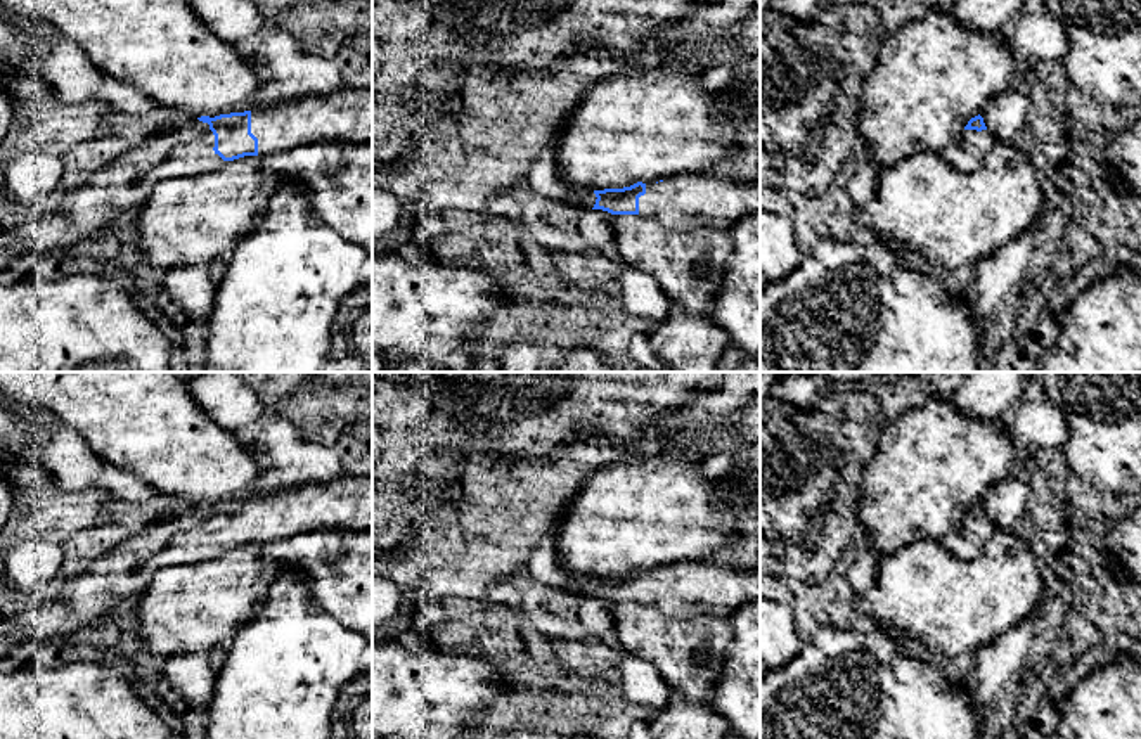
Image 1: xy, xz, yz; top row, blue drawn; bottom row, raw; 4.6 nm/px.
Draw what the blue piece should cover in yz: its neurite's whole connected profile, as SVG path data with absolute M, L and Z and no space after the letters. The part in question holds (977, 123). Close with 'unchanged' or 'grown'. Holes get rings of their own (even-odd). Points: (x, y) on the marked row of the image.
M978 114L968 121L963 137L942 151L942 157L957 171L977 171L989 151L992 149L996 137L987 130L983 118Z | grown

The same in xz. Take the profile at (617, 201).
M731 166L699 175L679 175L656 183L637 182L623 189L589 190L575 183L564 183L571 202L583 208L603 209L611 215L639 215L658 220L674 230L708 228L727 232L739 218L760 213L760 182L738 182Z | grown

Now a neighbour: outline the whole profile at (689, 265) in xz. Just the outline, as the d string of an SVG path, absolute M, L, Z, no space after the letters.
M613 215L615 246L625 267L653 275L693 315L710 315L734 253L724 230L674 230L639 215Z

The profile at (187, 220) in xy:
M244 156L208 173L159 180L139 208L140 242L128 254L132 268L170 268L230 261L237 242L256 228L284 183L267 173L260 156Z

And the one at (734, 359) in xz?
M731 343L719 360L717 372L760 372L760 357Z

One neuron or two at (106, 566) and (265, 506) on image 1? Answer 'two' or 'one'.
one

